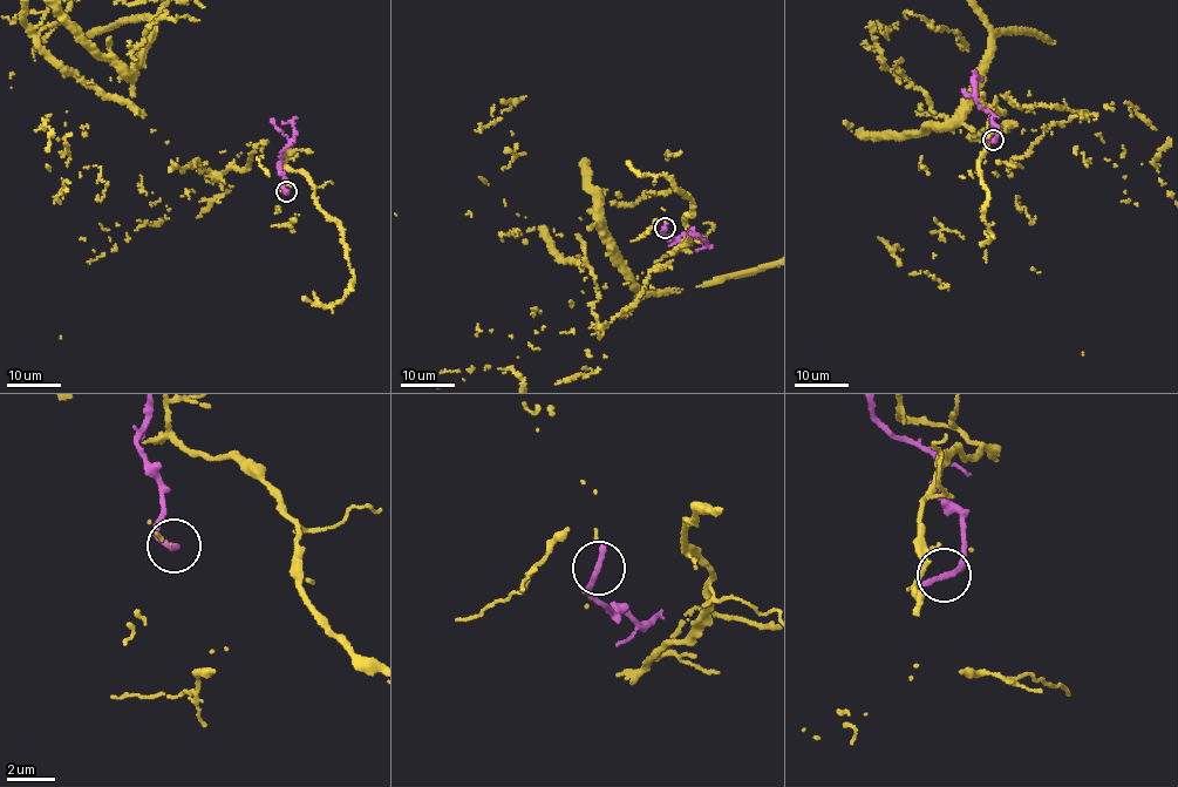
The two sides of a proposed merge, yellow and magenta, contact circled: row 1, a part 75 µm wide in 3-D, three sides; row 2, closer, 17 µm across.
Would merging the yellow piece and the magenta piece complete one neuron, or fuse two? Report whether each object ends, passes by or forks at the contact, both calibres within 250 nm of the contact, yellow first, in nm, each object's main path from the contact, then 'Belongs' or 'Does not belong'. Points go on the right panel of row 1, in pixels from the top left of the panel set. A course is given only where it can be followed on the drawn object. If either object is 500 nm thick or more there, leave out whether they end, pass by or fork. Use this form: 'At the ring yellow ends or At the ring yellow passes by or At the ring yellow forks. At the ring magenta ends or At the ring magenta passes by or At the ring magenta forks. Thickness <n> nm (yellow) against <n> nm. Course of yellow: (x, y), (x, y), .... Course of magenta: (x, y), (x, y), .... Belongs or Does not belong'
At the ring yellow ends. At the ring magenta ends. Thickness 60 nm (yellow) against 320 nm. Course of magenta: (992, 140), (996, 136), (993, 115), (975, 103), (972, 81), (976, 76), (981, 79). Does not belong

